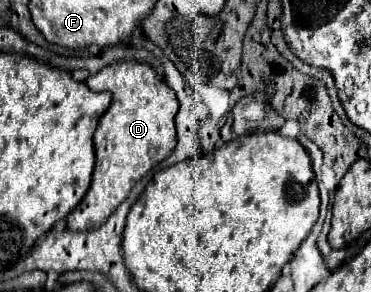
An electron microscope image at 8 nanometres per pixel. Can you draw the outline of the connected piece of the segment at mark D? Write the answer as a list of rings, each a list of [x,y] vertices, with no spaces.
[[[130,60],[116,62],[90,76],[86,84],[92,92],[110,92],[112,102],[94,132],[96,166],[92,184],[84,200],[66,218],[66,228],[72,232],[100,228],[100,224],[104,224],[106,218],[126,200],[132,186],[176,148],[174,116],[178,112],[178,100],[172,88],[158,80],[148,64]]]

